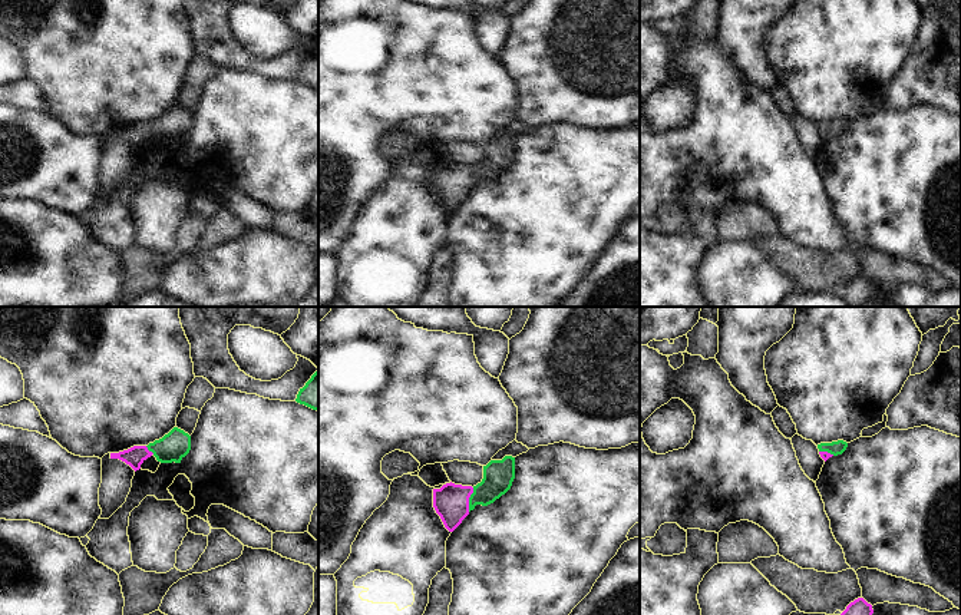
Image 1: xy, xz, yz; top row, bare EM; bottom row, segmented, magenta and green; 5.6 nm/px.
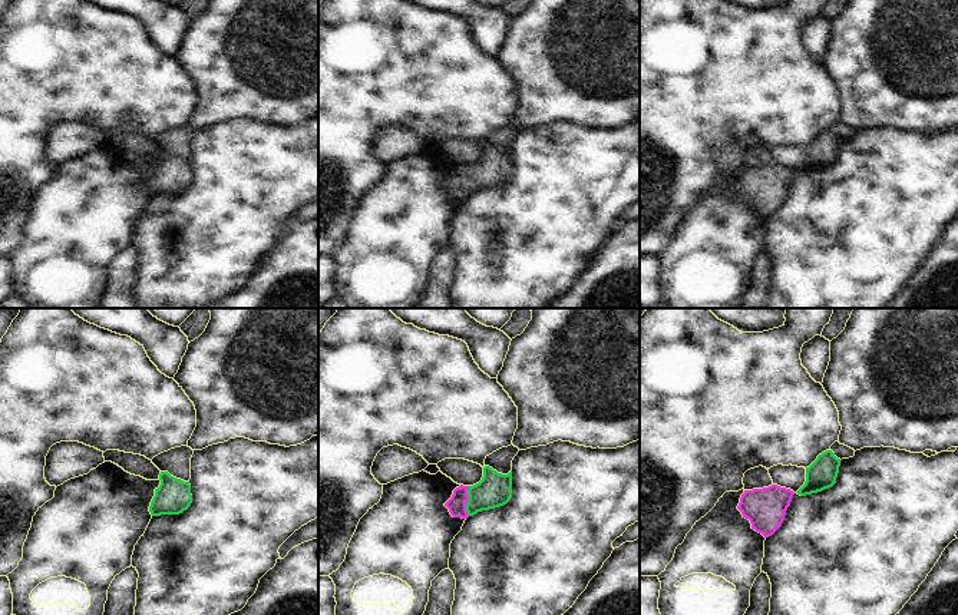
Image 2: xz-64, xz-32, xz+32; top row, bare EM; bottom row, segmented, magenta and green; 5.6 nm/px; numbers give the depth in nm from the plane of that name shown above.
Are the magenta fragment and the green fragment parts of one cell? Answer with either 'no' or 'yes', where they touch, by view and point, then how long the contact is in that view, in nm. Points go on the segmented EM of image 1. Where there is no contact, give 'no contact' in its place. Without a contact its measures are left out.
yes | xz (468, 499) | 140 nm

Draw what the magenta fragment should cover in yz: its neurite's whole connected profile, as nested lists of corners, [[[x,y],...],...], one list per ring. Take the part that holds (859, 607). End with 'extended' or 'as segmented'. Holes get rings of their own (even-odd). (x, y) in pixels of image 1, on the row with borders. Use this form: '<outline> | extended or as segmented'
[[[858,598],[851,602],[841,615],[872,615],[872,605],[868,604],[863,598]]] | as segmented

